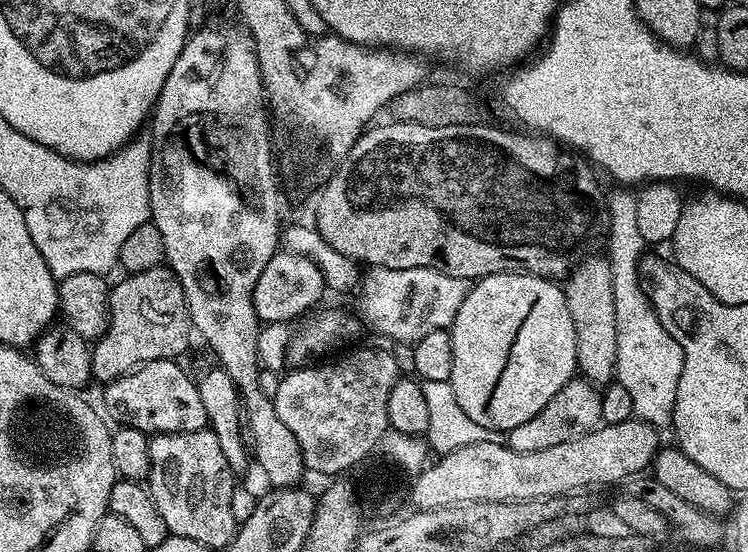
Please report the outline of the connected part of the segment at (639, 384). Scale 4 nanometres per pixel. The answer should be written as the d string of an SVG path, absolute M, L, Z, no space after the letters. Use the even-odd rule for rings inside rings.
M616 188L607 195L608 252L614 287L614 320L616 326L615 379L629 391L634 403L633 415L657 428L669 427L677 404L678 381L684 365L684 351L667 334L654 314L652 303L640 287L639 263L646 243L637 225L636 196L626 188Z

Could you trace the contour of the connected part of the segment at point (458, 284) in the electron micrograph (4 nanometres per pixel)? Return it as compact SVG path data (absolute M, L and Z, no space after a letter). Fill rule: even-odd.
M369 267L358 287L359 315L363 323L367 327L369 324L378 335L389 336L396 344L414 346L434 330L451 329L452 320L458 314L458 306L462 306L469 287L469 281L429 268L394 270Z

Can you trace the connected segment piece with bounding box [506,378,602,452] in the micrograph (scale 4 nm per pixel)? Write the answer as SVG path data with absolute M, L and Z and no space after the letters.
M573 378L530 418L530 422L522 422L522 426L514 426L514 430L506 433L507 445L515 452L530 450L546 450L550 446L558 446L561 442L577 440L595 428L601 427L602 402L597 385L583 378Z

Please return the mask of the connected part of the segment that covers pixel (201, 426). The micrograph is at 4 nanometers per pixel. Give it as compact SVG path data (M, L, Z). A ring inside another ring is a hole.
M175 359L146 362L133 372L107 381L103 385L107 415L112 415L117 425L149 434L205 431L209 427L208 415L196 389L196 380L188 377L178 365Z

